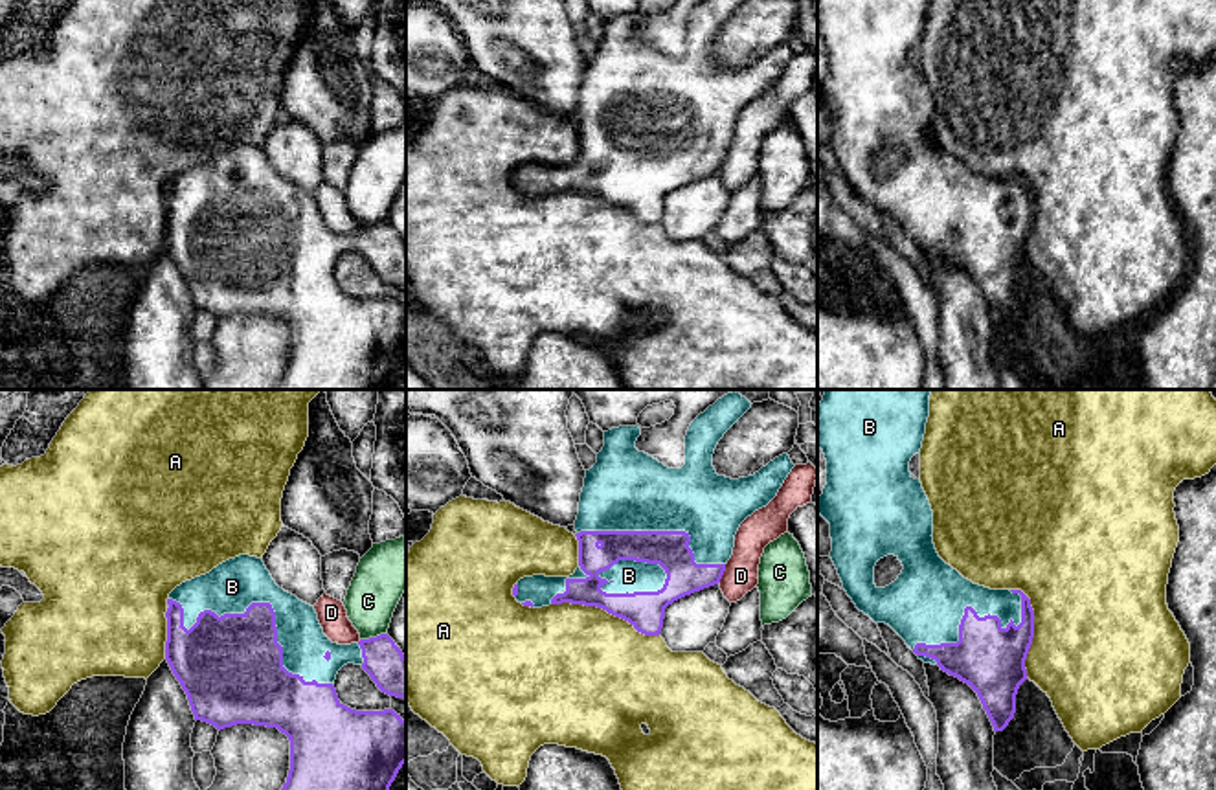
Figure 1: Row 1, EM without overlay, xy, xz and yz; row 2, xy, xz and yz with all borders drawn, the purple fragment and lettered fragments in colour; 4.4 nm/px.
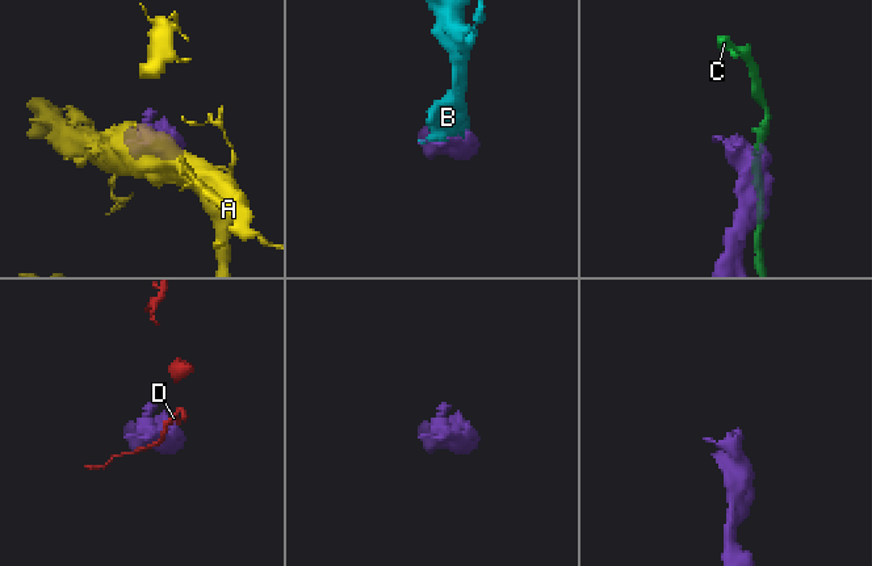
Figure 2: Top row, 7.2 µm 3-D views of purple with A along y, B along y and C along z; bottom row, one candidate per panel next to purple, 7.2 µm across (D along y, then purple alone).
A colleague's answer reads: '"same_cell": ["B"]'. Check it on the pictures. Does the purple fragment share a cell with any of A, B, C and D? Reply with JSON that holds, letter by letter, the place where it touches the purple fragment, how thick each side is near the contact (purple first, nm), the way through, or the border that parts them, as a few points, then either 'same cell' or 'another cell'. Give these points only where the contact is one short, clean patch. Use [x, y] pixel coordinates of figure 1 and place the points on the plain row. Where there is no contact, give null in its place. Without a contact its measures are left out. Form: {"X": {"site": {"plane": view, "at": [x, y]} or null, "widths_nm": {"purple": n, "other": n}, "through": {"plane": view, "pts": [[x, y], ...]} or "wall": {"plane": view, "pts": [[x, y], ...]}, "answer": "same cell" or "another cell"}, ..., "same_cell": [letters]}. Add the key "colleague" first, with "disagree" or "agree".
{"colleague": "agree", "A": {"site": {"plane": "xz", "at": [605, 197]}, "widths_nm": {"purple": 170, "other": 480}, "answer": "another cell"}, "B": {"site": {"plane": "xy", "at": [265, 191]}, "widths_nm": {"purple": 360, "other": 220}, "answer": "same cell"}, "C": {"site": {"plane": "xy", "at": [373, 226]}, "widths_nm": {"purple": 180, "other": 220}, "answer": "another cell"}, "D": {"site": {"plane": "xz", "at": [722, 162]}, "widths_nm": {"purple": 160, "other": 150}, "answer": "another cell"}, "same_cell": ["B"]}

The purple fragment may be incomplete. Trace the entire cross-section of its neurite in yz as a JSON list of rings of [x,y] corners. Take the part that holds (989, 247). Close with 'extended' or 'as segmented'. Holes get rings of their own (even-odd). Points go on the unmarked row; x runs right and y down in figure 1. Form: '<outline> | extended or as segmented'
[[[817,0],[817,35],[823,39],[827,48],[827,73],[823,77],[823,83],[817,86],[817,101],[830,112],[830,127],[832,127],[830,147],[843,171],[843,178],[852,187],[856,197],[865,204],[869,204],[874,211],[889,213],[906,230],[906,233],[918,244],[918,248],[922,248],[924,252],[939,254],[940,259],[968,272],[977,281],[983,298],[986,299],[994,314],[994,320],[1003,320],[1014,307],[1018,277],[1025,268],[1029,268],[1025,248],[1034,226],[1034,198],[1030,195],[1030,187],[1021,178],[990,178],[974,173],[939,145],[931,125],[933,99],[929,88],[922,77],[920,68],[915,68],[909,61],[911,46],[918,42],[922,37],[928,6],[929,0]],[[887,143],[895,143],[902,151],[904,158],[895,171],[891,171],[885,176],[878,176],[874,173],[874,154],[880,147]]] | extended

